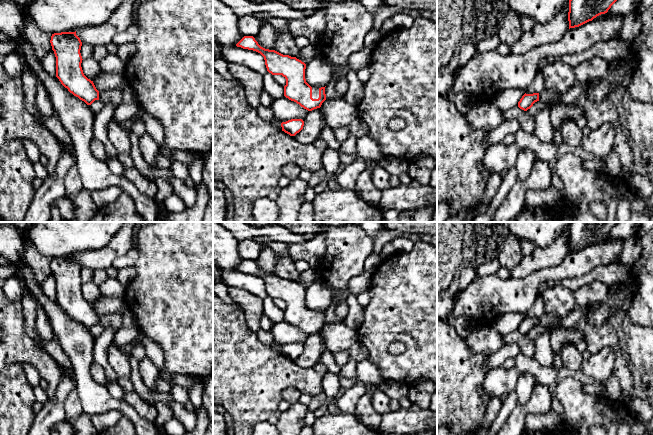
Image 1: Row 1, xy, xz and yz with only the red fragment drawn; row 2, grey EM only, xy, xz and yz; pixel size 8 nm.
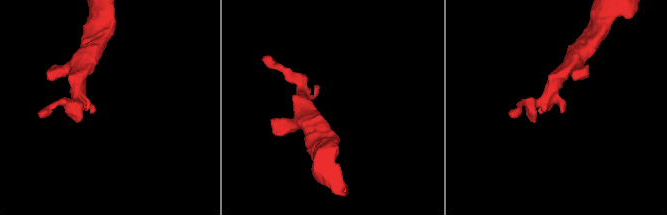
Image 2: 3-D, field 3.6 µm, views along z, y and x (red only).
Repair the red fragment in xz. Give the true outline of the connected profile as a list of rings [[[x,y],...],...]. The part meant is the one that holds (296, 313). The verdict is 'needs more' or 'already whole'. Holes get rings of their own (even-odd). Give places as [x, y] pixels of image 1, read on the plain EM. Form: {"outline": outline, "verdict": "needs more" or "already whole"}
{"outline": [[[244,260],[236,270],[260,277],[264,281],[267,295],[272,299],[282,299],[286,303],[284,320],[289,324],[308,335],[320,332],[326,324],[325,311],[310,310],[306,306],[306,288],[301,284],[265,273],[253,260]]], "verdict": "needs more"}

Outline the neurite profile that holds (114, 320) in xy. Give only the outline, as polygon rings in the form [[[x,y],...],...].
[[[125,310],[113,311],[107,315],[99,316],[99,324],[103,328],[111,328],[118,331],[123,327],[123,315]]]

